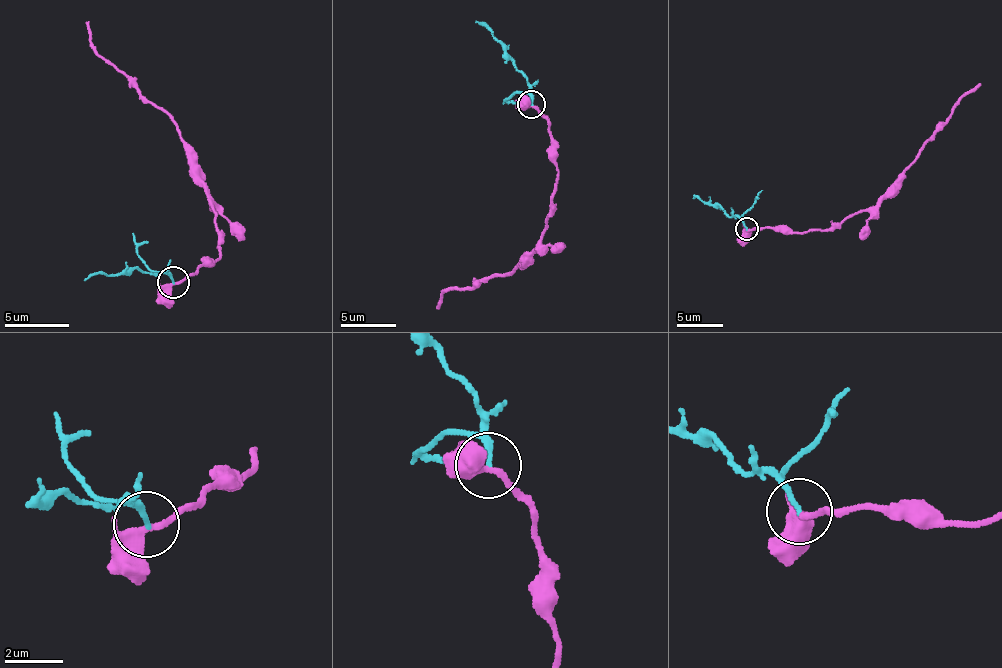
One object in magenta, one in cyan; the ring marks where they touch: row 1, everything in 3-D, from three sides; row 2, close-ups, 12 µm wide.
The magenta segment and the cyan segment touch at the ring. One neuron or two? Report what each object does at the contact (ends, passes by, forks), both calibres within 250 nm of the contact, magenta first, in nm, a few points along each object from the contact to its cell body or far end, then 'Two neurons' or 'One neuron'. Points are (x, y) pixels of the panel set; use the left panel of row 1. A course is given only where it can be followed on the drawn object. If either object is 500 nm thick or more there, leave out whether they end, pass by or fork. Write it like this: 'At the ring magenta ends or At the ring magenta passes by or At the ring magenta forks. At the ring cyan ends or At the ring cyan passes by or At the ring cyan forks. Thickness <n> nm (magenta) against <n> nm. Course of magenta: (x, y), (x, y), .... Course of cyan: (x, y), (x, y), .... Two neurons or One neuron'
At the ring magenta forks. At the ring cyan ends. Thickness 300 nm (magenta) against 180 nm. Course of magenta: (173, 283), (206, 258), (221, 256), (213, 207), (174, 124), (142, 101), (127, 76), (100, 58), (84, 21). Course of cyan: (173, 283), (164, 270), (136, 270), (85, 279). Two neurons

